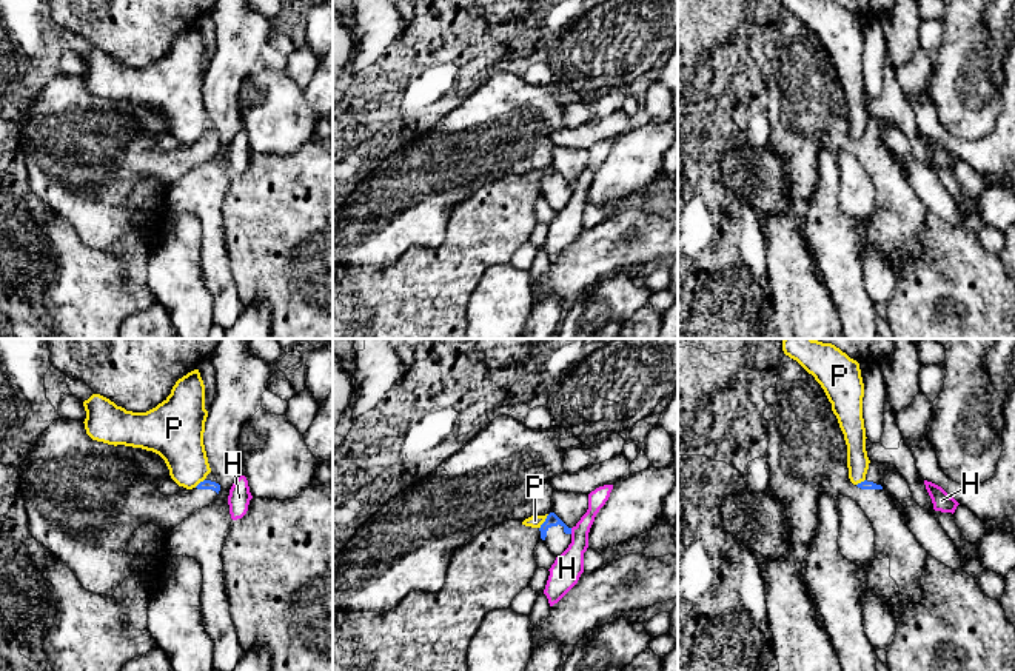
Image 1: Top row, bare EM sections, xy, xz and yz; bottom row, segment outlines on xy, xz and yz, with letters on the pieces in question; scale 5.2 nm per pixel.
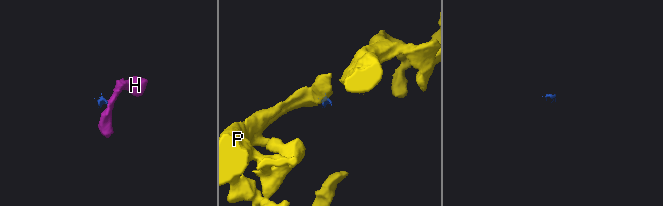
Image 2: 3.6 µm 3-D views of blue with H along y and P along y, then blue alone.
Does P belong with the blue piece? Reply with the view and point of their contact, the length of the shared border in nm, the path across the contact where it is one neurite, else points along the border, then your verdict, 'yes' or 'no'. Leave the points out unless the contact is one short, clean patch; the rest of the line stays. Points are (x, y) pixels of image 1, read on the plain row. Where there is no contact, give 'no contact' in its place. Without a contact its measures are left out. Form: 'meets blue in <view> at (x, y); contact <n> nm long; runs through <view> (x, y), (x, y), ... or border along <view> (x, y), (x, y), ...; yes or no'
meets blue in xz at (544, 177); contact 90 nm long; border along xz (549, 170), (539, 183); no

